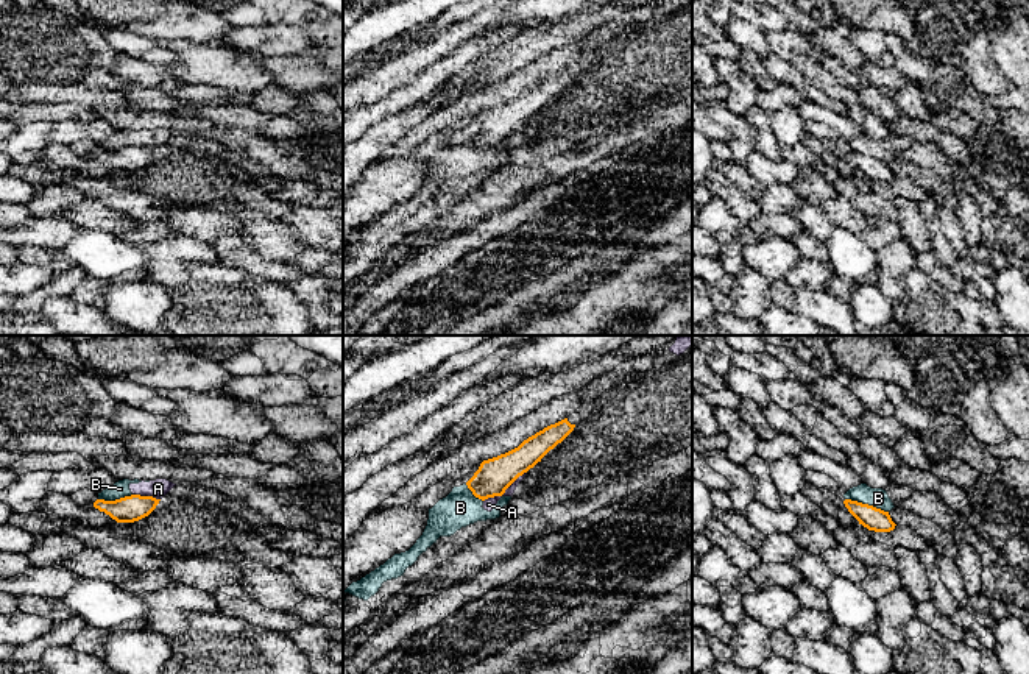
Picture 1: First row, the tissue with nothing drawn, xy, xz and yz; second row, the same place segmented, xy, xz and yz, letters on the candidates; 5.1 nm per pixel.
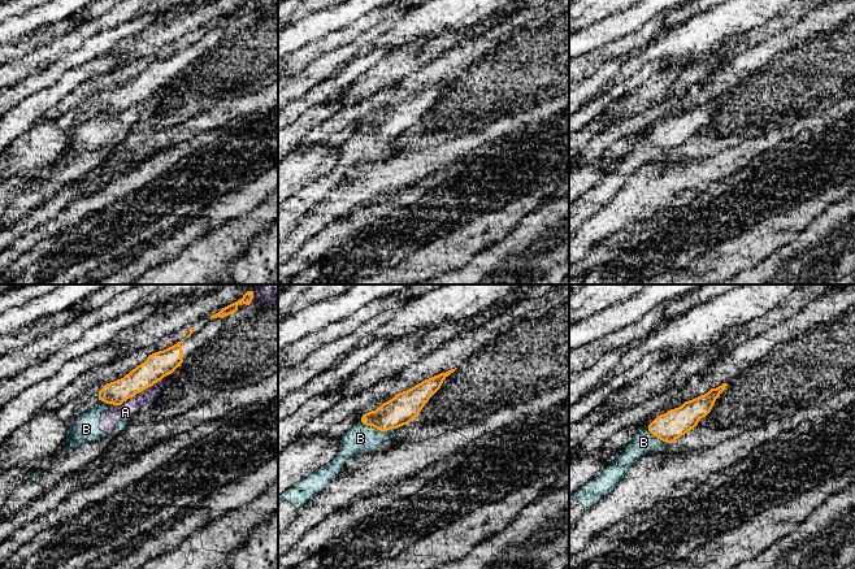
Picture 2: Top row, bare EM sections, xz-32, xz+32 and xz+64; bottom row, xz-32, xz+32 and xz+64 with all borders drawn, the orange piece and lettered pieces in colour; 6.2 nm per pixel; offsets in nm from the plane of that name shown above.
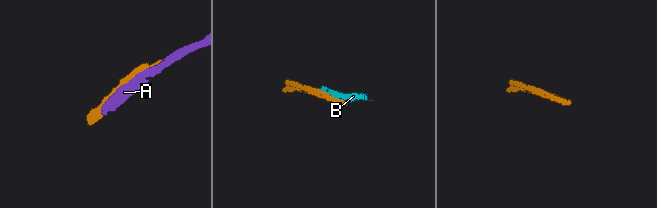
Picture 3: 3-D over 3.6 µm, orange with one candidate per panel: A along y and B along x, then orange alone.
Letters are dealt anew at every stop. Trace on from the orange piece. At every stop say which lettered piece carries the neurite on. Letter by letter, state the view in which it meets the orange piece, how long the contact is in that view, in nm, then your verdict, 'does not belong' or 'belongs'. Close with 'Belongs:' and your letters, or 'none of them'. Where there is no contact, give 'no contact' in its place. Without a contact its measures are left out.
A: xz | 280 nm | does not belong
B: yz | 240 nm | does not belong
Belongs: none of them

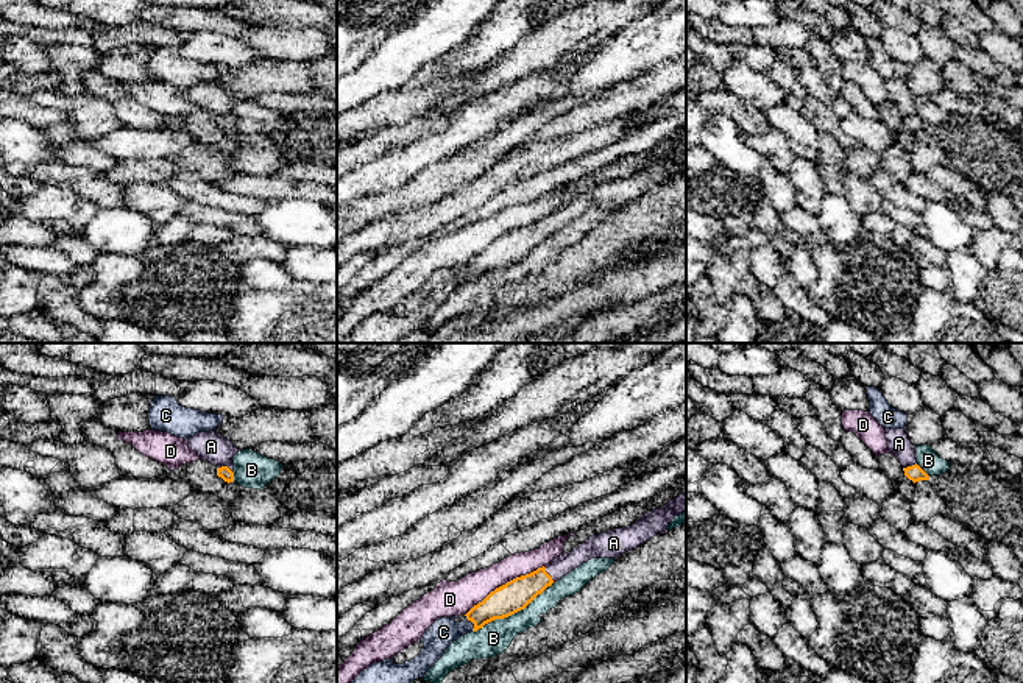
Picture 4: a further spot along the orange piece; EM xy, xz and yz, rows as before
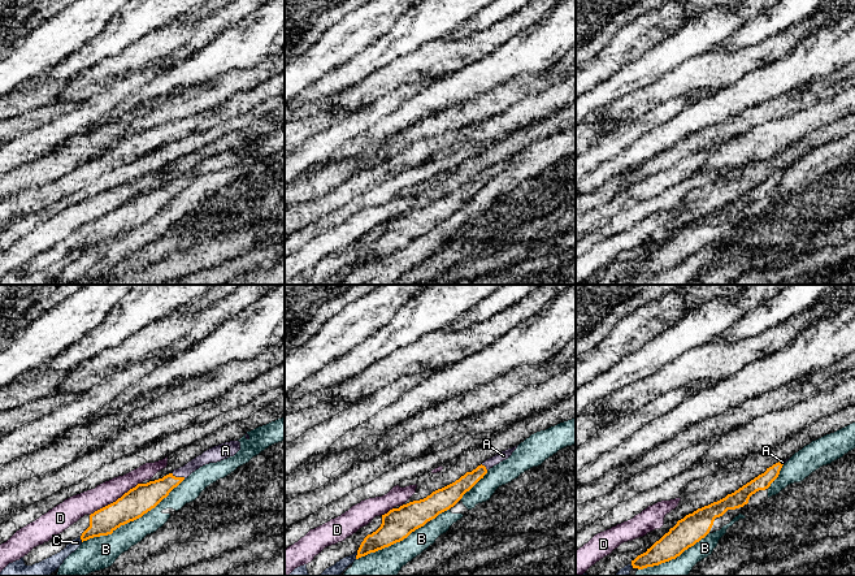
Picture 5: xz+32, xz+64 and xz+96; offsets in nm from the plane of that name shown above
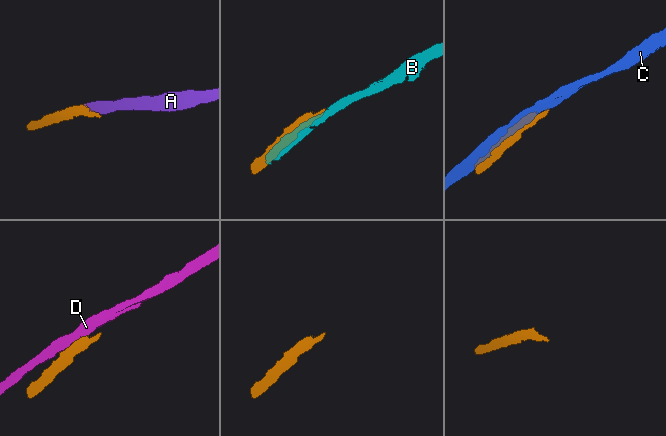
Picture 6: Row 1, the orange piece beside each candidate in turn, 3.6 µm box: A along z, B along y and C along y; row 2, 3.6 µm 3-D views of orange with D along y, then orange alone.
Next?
A: xy | 90 nm | belongs
B: xz | 500 nm | does not belong
C: xz | 100 nm | does not belong
D: xz | 480 nm | does not belong
Belongs: A

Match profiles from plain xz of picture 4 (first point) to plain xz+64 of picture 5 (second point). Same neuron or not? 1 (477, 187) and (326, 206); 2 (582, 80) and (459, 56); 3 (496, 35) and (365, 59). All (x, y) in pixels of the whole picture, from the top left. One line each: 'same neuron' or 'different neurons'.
1: same neuron
2: different neurons
3: same neuron

